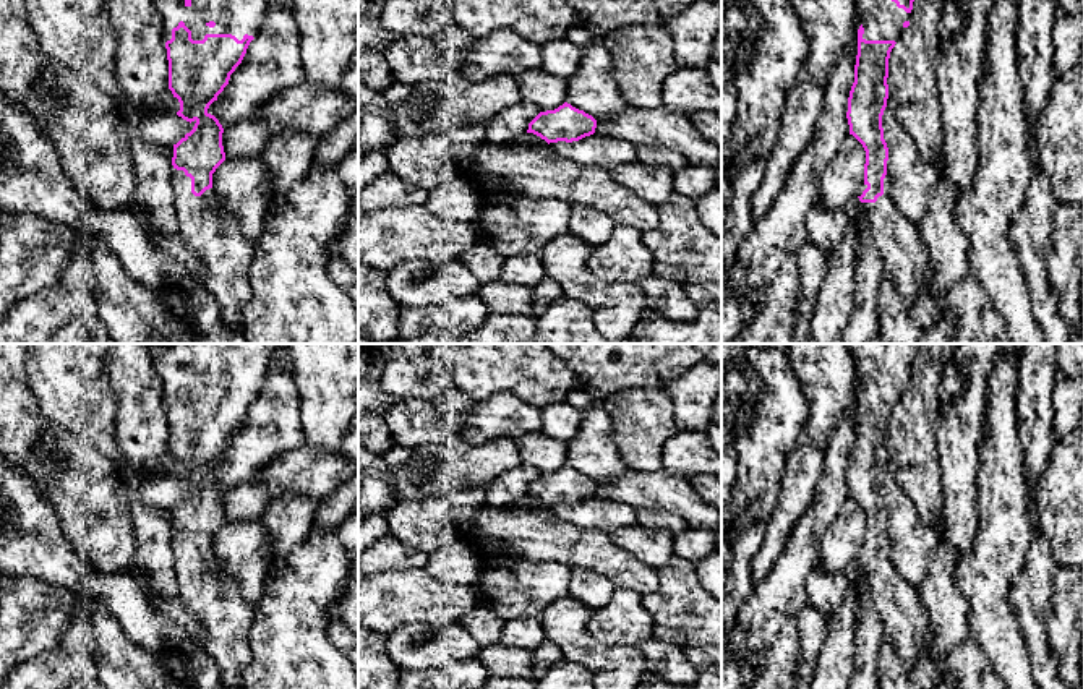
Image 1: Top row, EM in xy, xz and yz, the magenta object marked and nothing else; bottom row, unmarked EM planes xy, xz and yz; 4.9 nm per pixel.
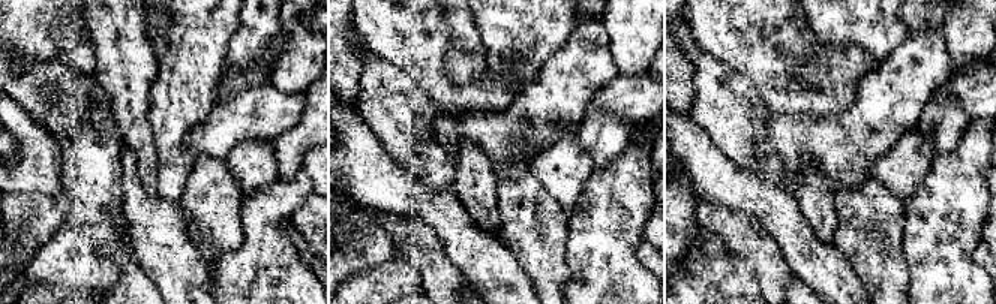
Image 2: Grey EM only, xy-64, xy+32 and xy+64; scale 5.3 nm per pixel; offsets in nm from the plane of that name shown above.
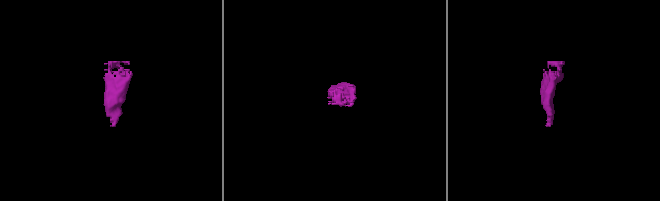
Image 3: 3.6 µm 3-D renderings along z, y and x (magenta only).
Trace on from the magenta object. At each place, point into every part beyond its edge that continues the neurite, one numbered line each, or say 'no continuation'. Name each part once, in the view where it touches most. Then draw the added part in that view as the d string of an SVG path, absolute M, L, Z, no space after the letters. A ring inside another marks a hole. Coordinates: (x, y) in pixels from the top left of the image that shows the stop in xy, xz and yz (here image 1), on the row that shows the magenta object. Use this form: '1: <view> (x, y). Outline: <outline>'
1: xy (232, 17). Outline: M152 0L157 6L164 41L172 39L172 29L180 21L191 31L193 41L206 34L232 34L238 41L245 34L256 36L268 11L269 0Z
2: xy (222, 248). Outline: M177 169L172 170L172 188L180 235L204 264L204 289L216 297L224 319L242 332L242 305L251 297L253 248L235 222L219 216L212 188L195 196L191 178Z

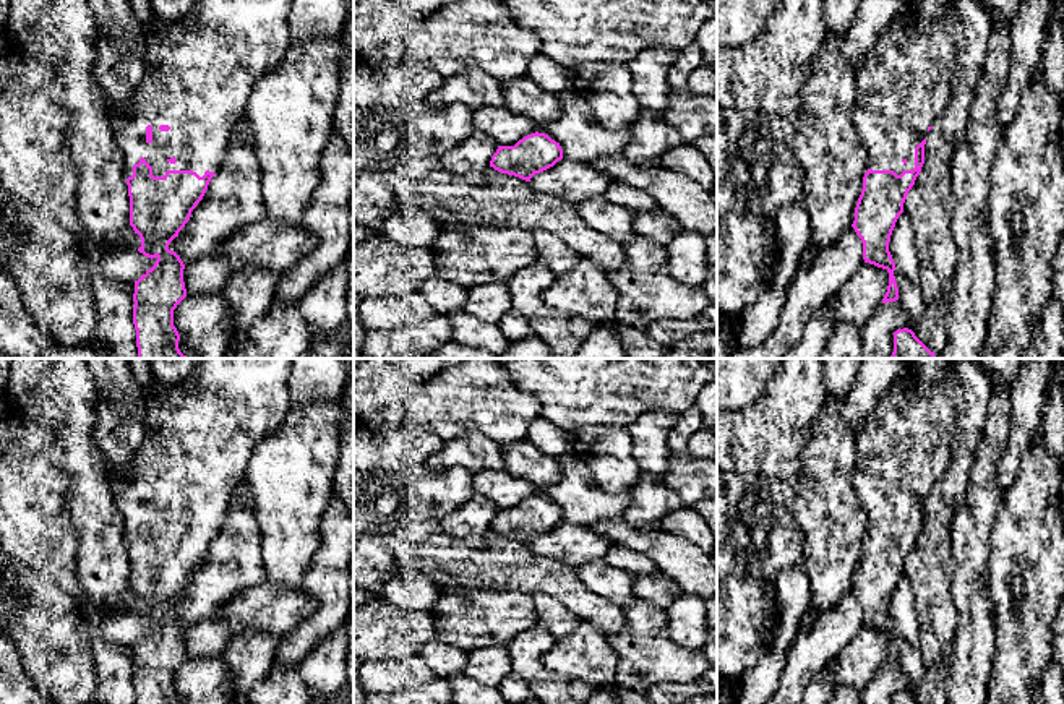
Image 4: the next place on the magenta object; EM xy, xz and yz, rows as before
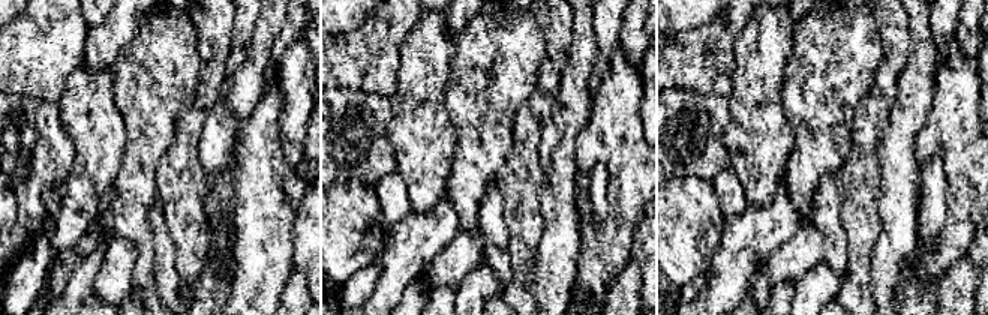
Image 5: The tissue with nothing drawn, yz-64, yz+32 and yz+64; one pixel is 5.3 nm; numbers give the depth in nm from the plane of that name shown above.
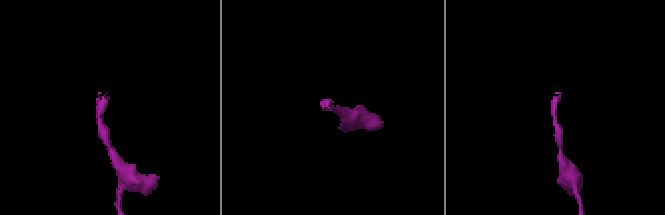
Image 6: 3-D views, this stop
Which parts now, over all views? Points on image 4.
1: xy (200, 72). Outline: M200 0L180 21L161 21L152 16L143 23L146 37L144 75L131 99L118 110L107 109L112 133L118 143L125 177L141 157L152 167L154 177L167 170L217 172L229 148L234 118L245 114L255 84L284 60L292 41L289 13L292 0Z

